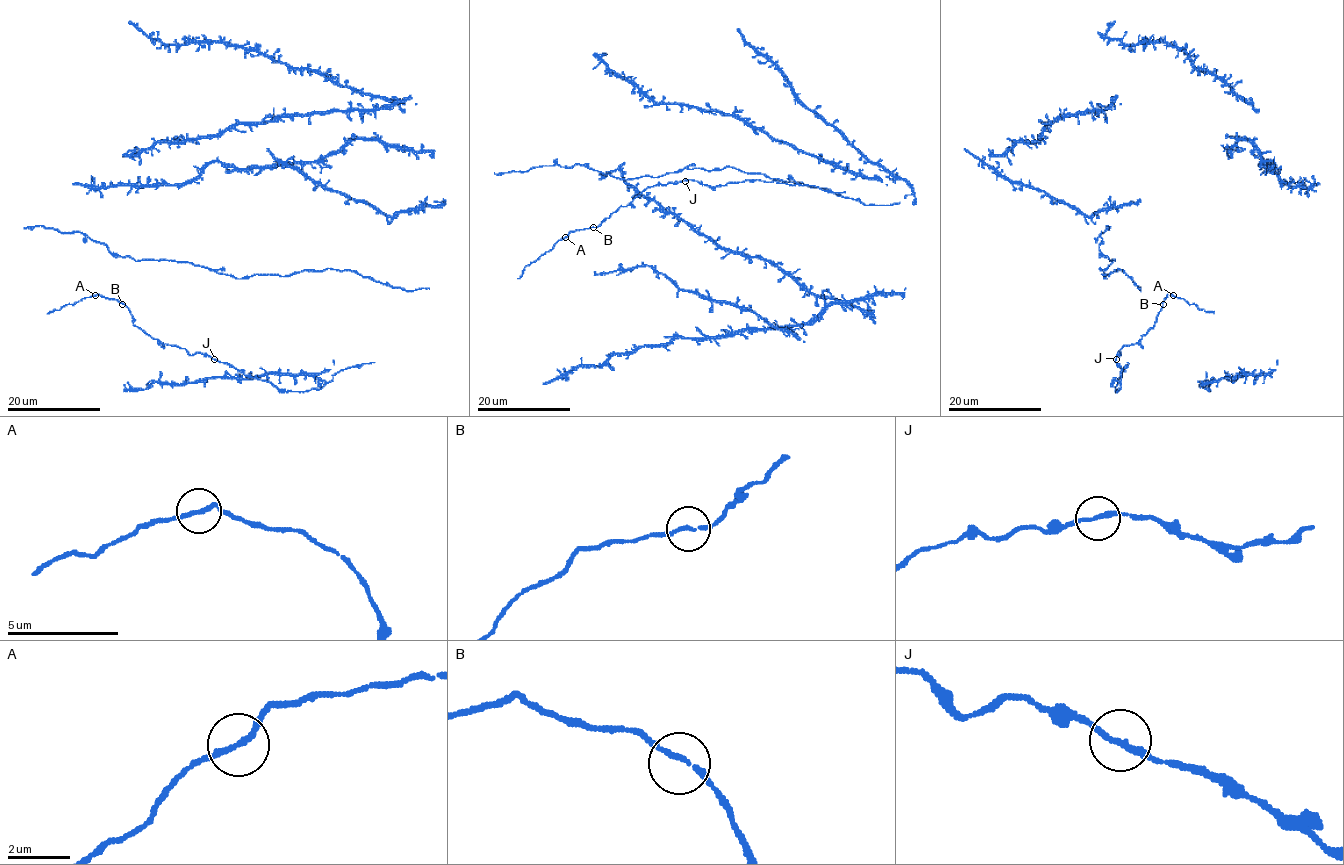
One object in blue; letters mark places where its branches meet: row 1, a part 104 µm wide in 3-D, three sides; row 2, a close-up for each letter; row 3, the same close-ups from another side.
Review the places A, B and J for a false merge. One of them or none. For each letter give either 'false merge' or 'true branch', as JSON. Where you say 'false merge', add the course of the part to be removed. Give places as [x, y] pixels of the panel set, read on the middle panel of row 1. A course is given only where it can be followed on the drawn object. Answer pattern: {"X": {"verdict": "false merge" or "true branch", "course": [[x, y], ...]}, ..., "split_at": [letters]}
{"A": {"verdict": "true branch"}, "B": {"verdict": "true branch"}, "J": {"verdict": "true branch"}, "split_at": []}

